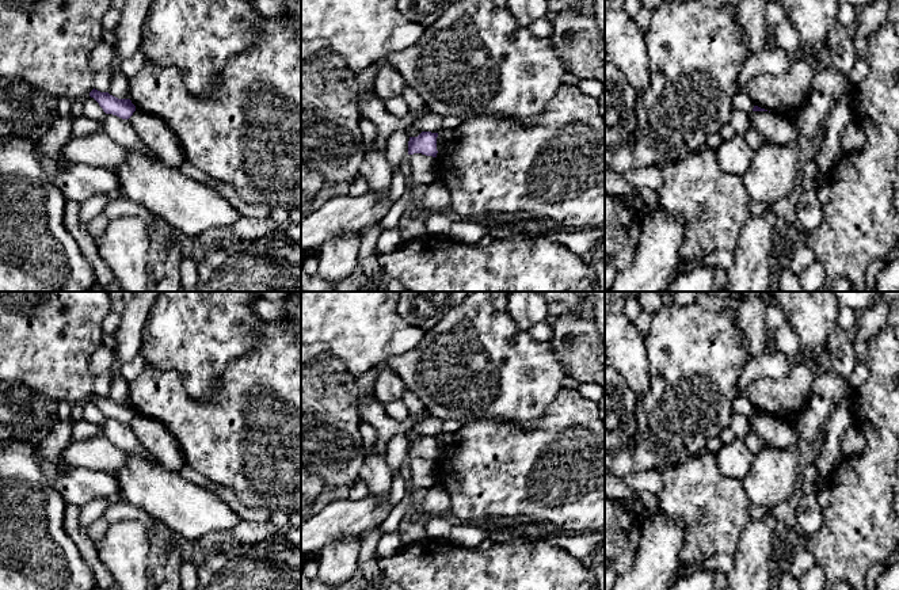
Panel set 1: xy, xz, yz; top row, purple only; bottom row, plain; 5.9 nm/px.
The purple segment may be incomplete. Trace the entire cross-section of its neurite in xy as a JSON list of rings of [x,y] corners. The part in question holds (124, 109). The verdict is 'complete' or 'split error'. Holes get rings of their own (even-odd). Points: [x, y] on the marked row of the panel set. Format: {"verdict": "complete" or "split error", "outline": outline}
{"verdict": "complete", "outline": [[[95,88],[89,92],[89,96],[99,103],[106,114],[113,114],[122,119],[129,119],[136,111],[136,106],[130,99],[118,99],[108,92],[100,92]]]}

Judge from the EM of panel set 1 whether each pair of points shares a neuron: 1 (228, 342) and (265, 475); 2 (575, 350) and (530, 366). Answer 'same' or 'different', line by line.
1: different
2: different

